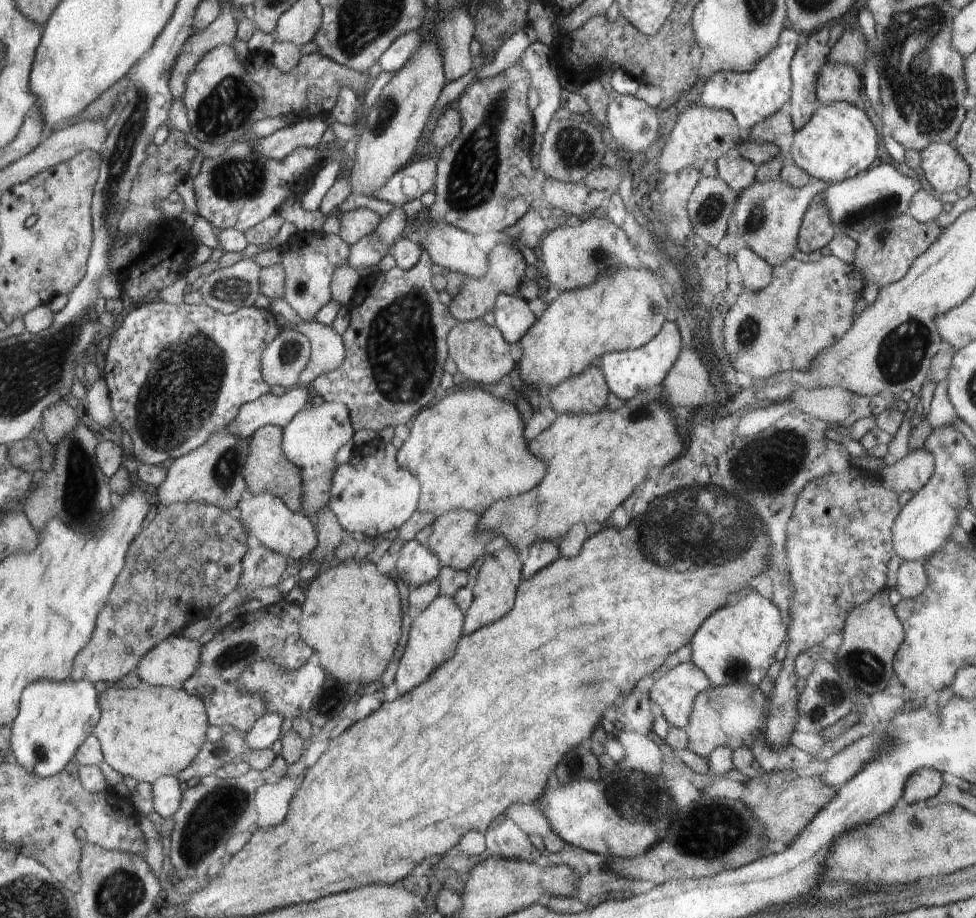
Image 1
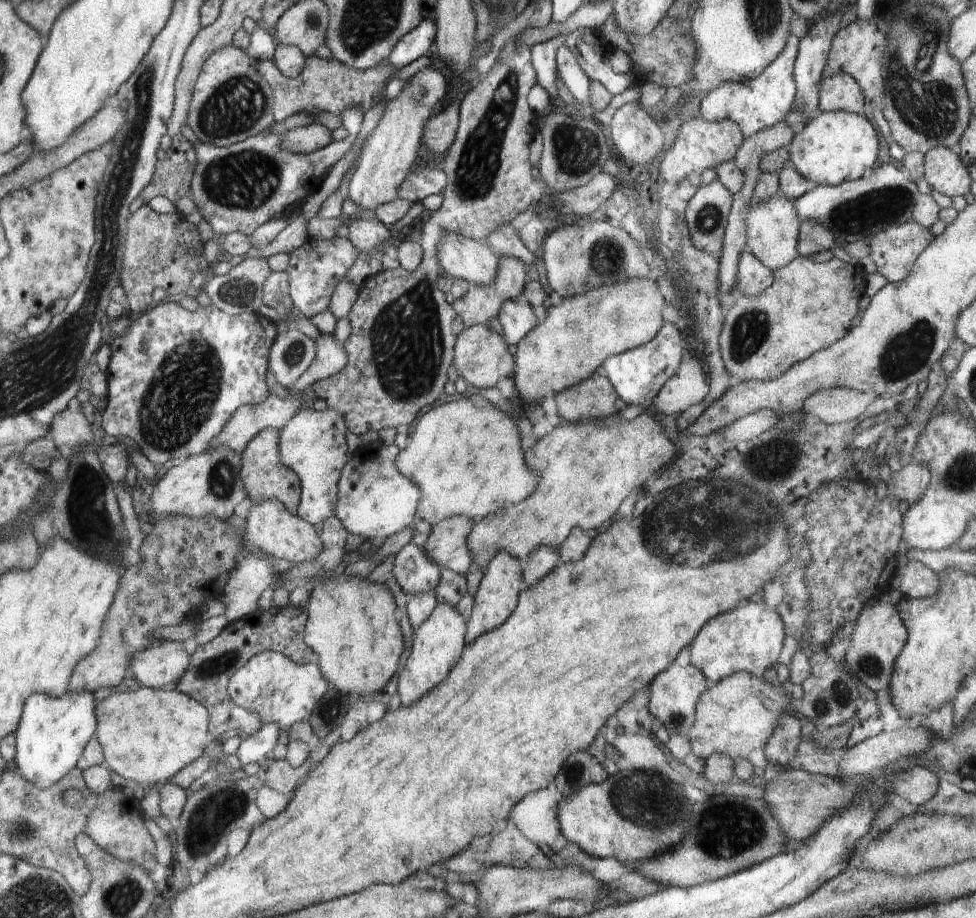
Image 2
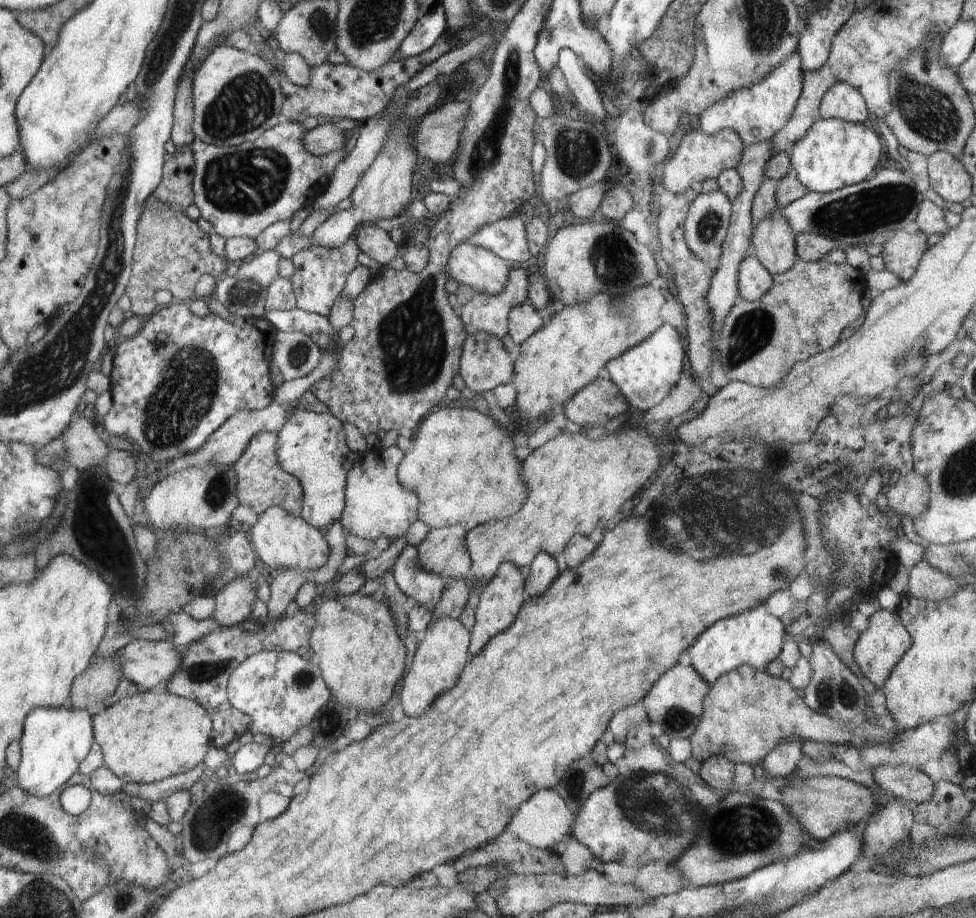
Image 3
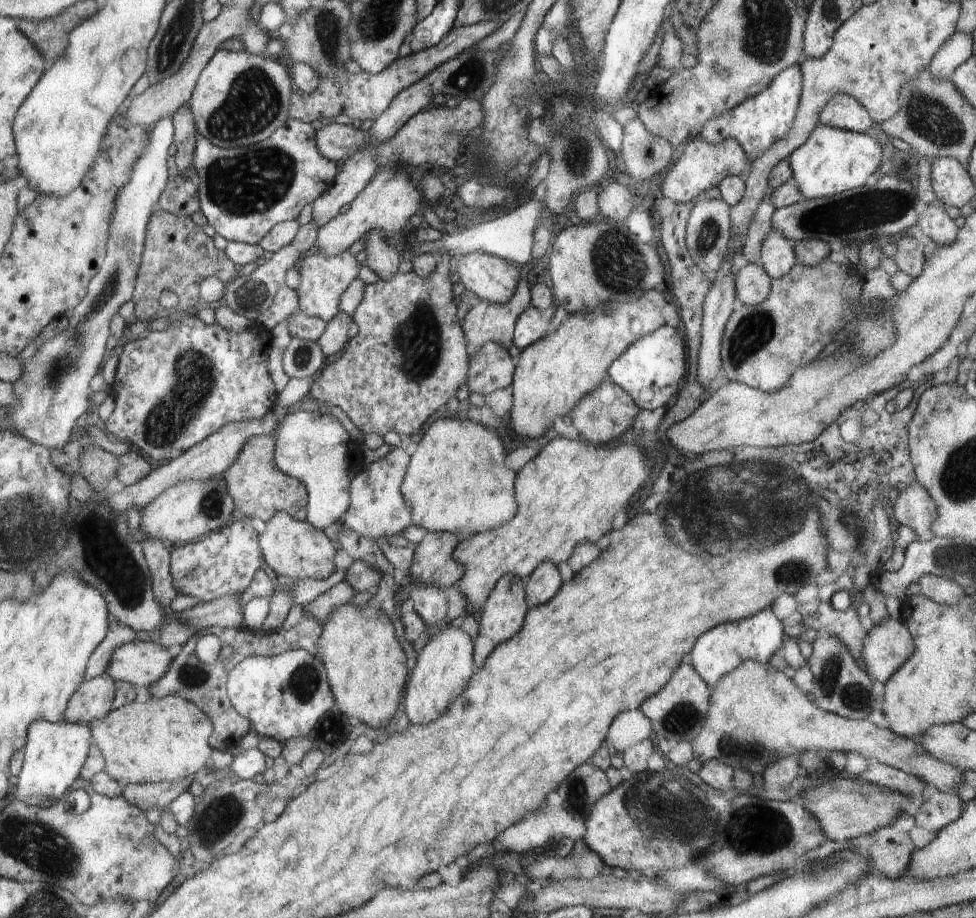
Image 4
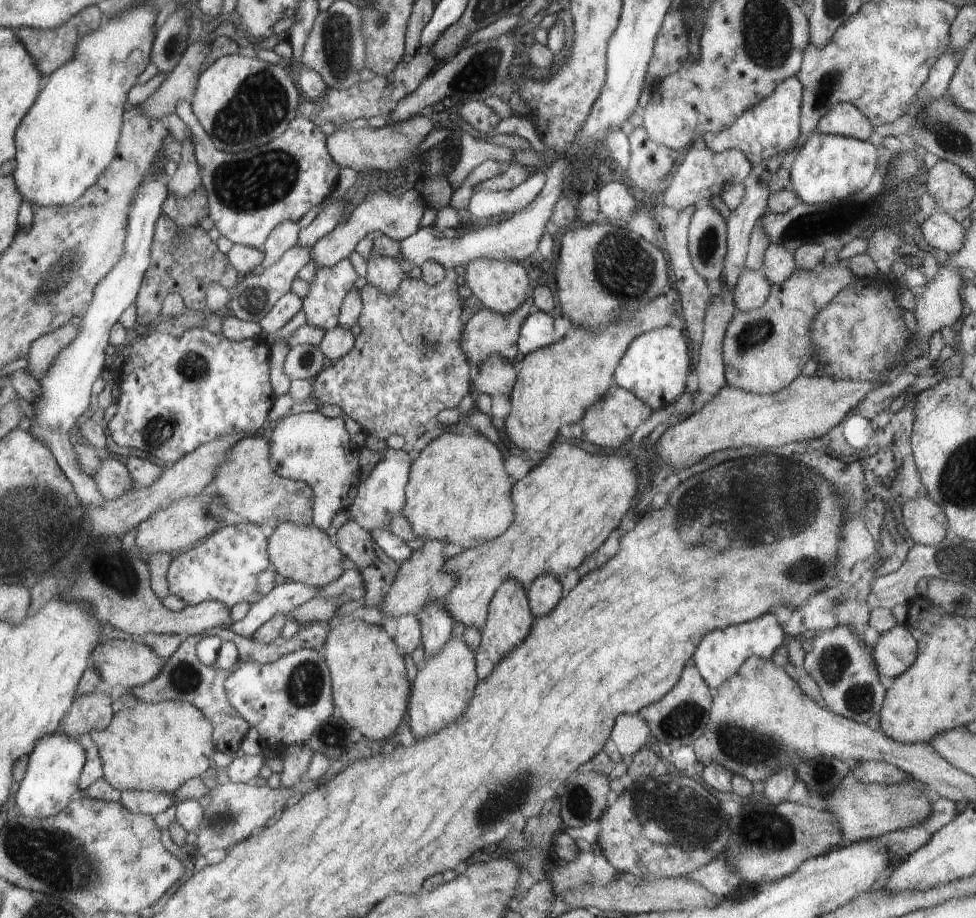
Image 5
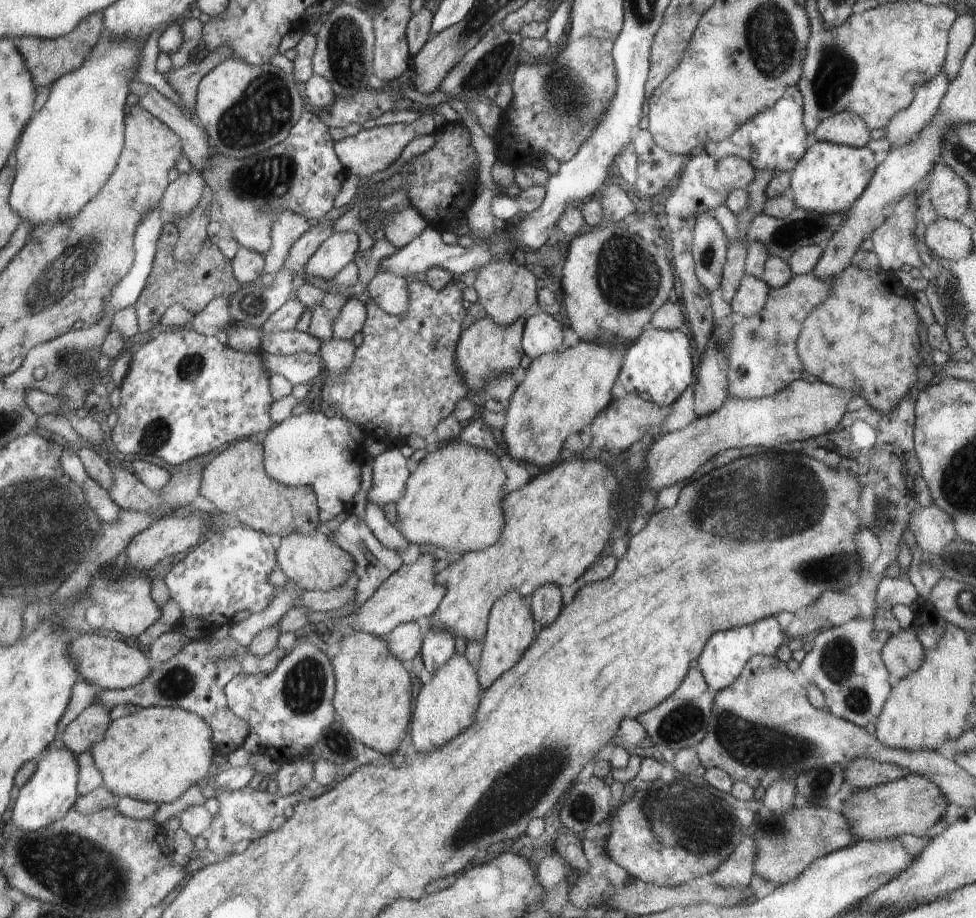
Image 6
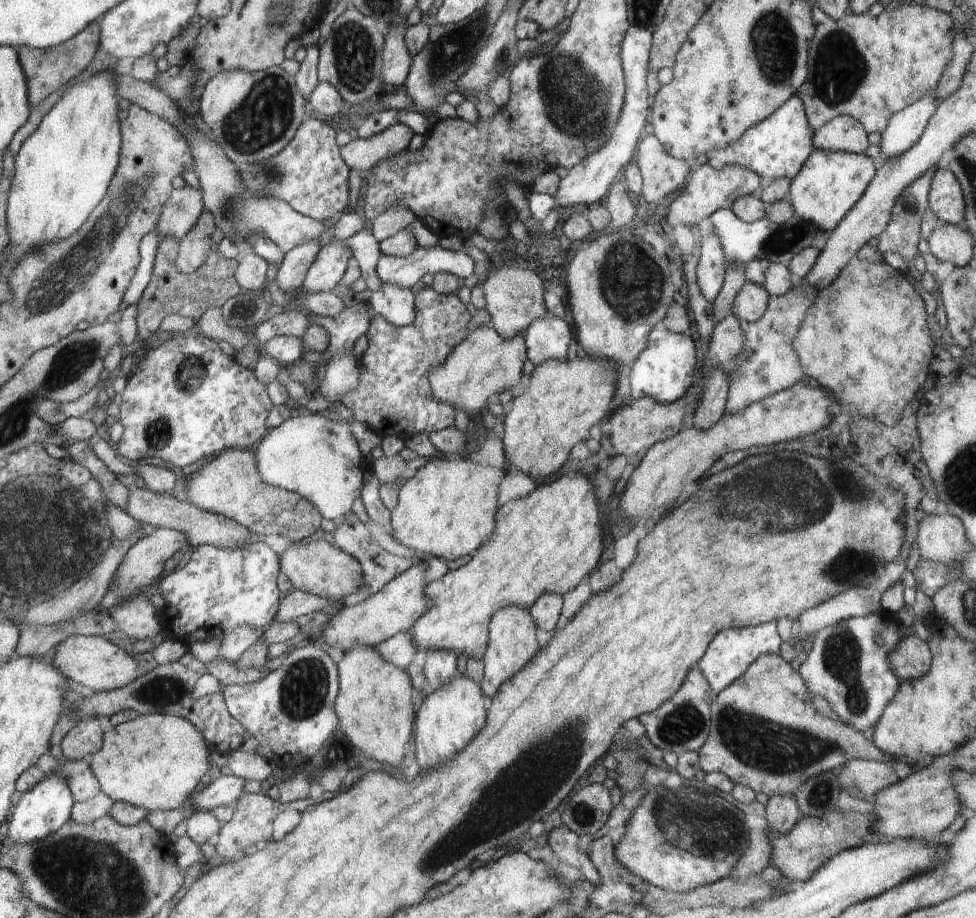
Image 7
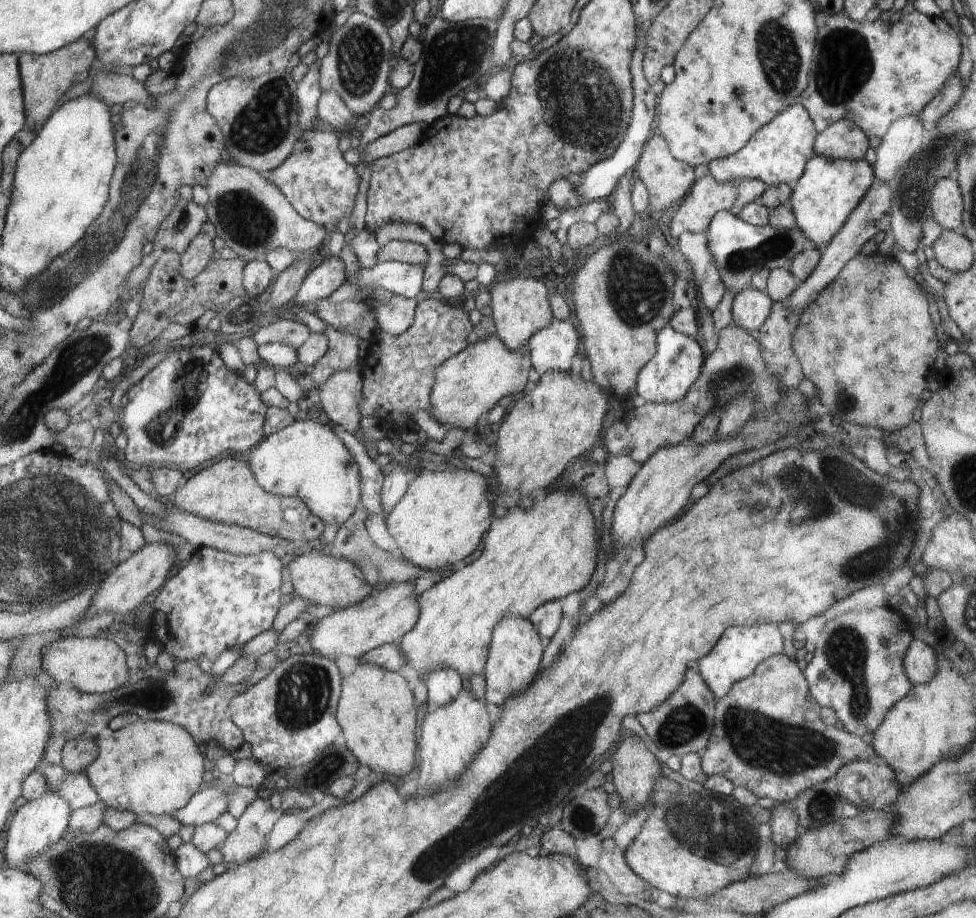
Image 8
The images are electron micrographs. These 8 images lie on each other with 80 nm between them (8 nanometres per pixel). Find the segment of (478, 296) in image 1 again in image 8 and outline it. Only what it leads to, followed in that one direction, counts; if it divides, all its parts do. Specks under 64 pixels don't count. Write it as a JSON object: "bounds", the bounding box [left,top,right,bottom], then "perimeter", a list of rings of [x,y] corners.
{"bounds":[431,335,532,430],"perimeter":[[[496,335],[484,339],[445,361],[435,372],[431,414],[448,430],[473,429],[496,404],[500,404],[500,400],[526,390],[528,372],[532,367],[529,347],[525,345],[518,351],[511,351]]]}

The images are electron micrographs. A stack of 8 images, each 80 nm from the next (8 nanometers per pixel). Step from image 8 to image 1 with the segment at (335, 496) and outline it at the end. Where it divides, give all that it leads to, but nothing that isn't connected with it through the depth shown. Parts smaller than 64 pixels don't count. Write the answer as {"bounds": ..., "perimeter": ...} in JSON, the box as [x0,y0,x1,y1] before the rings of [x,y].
{"bounds":[283,401,352,518],"perimeter":[[[332,401],[318,407],[306,407],[301,410],[284,428],[283,452],[304,476],[304,504],[307,515],[311,518],[322,512],[331,495],[333,474],[339,464],[337,452],[352,440],[352,422],[349,409],[345,404]]]}

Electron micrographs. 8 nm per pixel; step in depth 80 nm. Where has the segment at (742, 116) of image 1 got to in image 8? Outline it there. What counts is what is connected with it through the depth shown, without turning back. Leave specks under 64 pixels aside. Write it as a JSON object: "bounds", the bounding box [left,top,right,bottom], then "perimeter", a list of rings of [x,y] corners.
{"bounds":[708,102,818,189],"perimeter":[[[796,102],[788,111],[778,115],[738,151],[724,159],[708,164],[711,175],[722,183],[736,180],[761,180],[766,186],[787,184],[791,189],[801,180],[810,159],[816,154],[815,140],[818,136],[809,111],[803,104]]]}

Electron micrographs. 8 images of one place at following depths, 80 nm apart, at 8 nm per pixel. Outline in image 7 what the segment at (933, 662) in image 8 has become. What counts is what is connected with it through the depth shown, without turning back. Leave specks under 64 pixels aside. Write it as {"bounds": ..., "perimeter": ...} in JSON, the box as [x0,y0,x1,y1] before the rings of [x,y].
{"bounds":[889,630,931,681],"perimeter":[[[911,630],[889,656],[892,670],[901,681],[920,678],[930,671],[931,656],[926,641]]]}

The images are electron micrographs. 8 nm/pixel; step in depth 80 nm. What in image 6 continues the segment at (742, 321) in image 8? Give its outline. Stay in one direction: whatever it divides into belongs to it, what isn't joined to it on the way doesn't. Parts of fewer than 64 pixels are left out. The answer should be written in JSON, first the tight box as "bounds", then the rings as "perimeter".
{"bounds":[730,274,770,317],"perimeter":[[[744,274],[736,295],[730,303],[733,315],[739,317],[760,314],[768,303],[770,290],[770,287],[760,278]]]}

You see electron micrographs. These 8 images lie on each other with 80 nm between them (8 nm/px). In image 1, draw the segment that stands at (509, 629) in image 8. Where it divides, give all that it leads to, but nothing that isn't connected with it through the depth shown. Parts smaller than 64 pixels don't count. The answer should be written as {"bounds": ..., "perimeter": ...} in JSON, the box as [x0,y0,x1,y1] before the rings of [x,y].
{"bounds":[465,545,523,636],"perimeter":[[[512,545],[494,552],[484,561],[477,574],[474,574],[476,580],[473,583],[473,601],[466,613],[465,636],[475,633],[480,627],[485,627],[487,624],[496,623],[504,615],[509,614],[516,606],[514,594],[516,594],[516,586],[520,584],[523,574],[518,552]]]}

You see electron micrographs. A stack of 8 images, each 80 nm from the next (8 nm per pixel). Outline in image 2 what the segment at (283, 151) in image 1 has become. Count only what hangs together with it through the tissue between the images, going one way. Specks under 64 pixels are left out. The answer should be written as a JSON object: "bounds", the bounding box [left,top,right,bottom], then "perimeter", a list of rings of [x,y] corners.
{"bounds":[279,123,332,154],"perimeter":[[[312,123],[303,128],[289,130],[289,134],[280,134],[281,144],[279,147],[287,151],[290,149],[295,153],[310,154],[324,148],[332,140],[331,130],[319,123]]]}

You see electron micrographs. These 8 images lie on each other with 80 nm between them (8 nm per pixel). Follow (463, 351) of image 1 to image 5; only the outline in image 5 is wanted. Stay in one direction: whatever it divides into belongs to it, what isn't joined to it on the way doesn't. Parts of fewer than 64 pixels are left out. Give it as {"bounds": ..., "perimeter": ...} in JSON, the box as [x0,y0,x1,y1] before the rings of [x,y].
{"bounds":[474,355,517,396],"perimeter":[[[493,355],[477,367],[474,376],[475,395],[509,396],[512,395],[515,388],[514,382],[517,382],[514,366],[510,362],[506,362],[504,356]]]}

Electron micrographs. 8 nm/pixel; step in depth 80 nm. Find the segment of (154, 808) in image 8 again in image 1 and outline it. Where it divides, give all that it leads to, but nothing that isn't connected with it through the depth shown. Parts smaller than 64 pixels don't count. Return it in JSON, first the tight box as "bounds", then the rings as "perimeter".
{"bounds":[93,684,207,784],"perimeter":[[[143,684],[133,689],[107,688],[99,694],[101,720],[93,734],[101,743],[105,761],[122,776],[131,776],[139,783],[152,784],[162,777],[176,777],[197,758],[206,742],[207,708],[202,699],[187,693],[184,688],[155,687]]]}

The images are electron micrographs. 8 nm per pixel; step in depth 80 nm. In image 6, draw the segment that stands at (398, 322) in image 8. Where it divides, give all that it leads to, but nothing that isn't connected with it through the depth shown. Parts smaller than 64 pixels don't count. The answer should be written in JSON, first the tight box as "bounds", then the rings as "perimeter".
{"bounds":[367,270,408,316],"perimeter":[[[377,270],[376,274],[367,286],[370,297],[384,312],[390,312],[392,316],[406,316],[408,314],[408,290],[407,278]]]}

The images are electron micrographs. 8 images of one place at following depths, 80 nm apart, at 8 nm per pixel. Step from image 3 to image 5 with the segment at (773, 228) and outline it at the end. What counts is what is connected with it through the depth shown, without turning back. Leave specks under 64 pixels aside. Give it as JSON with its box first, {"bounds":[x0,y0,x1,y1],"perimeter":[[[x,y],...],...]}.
{"bounds":[759,244,796,284],"perimeter":[[[770,244],[764,252],[763,269],[759,272],[768,278],[770,284],[783,284],[793,276],[796,266],[796,258],[788,249]]]}

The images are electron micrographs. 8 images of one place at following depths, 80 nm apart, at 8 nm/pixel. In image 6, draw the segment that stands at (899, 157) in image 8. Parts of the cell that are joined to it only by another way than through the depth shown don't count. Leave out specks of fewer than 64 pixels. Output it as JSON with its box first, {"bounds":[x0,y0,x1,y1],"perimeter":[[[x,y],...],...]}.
{"bounds":[885,71,949,148],"perimeter":[[[941,71],[930,80],[930,83],[917,91],[916,99],[908,109],[898,112],[890,120],[889,126],[885,128],[885,139],[893,145],[893,148],[904,145],[912,134],[921,133],[929,125],[939,110],[949,84],[948,76]]]}

